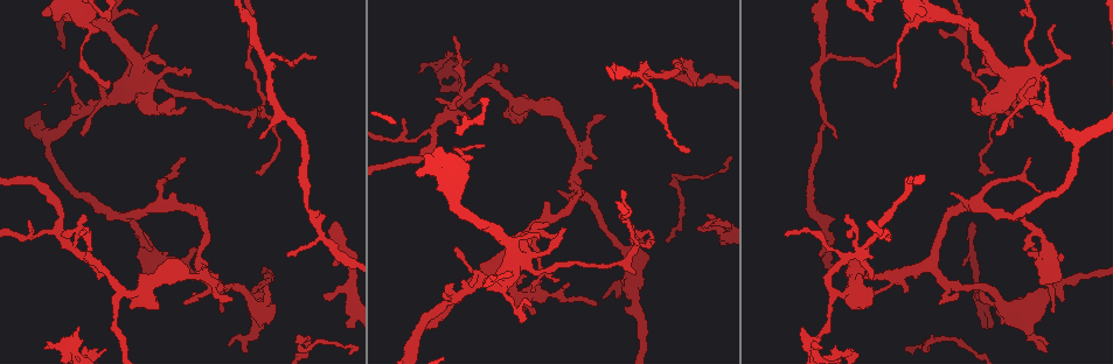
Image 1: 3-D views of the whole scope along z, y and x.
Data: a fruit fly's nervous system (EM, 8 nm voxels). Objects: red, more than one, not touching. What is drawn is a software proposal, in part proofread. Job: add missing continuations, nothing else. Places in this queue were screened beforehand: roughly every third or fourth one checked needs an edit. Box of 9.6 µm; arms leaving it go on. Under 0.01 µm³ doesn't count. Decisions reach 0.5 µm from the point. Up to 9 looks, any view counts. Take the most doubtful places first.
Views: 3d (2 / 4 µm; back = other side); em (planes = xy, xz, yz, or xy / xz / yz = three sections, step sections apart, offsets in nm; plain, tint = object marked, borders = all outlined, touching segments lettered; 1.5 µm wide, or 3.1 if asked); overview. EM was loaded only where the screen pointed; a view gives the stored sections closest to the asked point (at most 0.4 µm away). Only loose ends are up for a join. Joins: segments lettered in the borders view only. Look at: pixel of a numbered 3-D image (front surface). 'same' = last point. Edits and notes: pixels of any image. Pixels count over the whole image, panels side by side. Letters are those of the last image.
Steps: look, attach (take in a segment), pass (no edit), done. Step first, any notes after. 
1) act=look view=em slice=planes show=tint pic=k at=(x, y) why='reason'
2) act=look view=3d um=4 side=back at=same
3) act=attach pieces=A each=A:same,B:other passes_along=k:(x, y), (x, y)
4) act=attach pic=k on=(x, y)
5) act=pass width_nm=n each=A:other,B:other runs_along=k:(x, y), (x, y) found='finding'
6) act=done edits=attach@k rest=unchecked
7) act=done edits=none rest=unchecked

act=look view=3d um=2 pic=1 at=(333, 226) why='an open end'

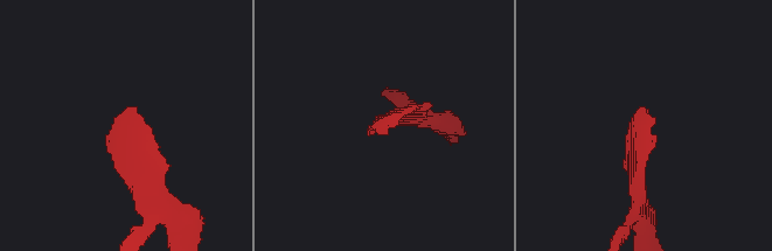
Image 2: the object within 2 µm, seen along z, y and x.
act=look view=em slice=planes show=borders pic=2 at=(114, 122)

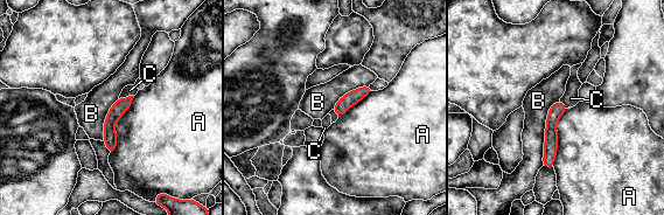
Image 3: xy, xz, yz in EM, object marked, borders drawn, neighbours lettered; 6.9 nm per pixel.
act=attach pieces=C width_nm=100 each=A:other,B:other,C:same passes_along=3:(116, 112), (126, 97), (130, 90) found='it goes on there'

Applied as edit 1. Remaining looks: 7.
act=look view=overview why='redraw'

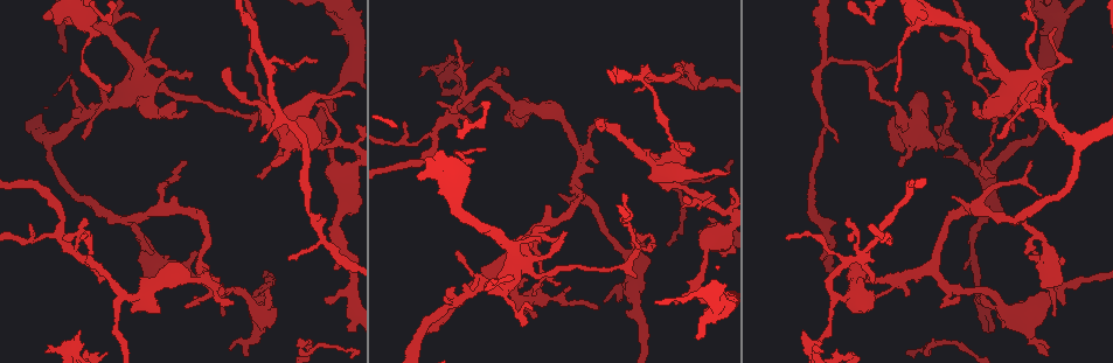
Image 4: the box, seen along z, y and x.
act=look view=em slice=planes show=tint pic=4 at=(290, 260) why='tapers out'

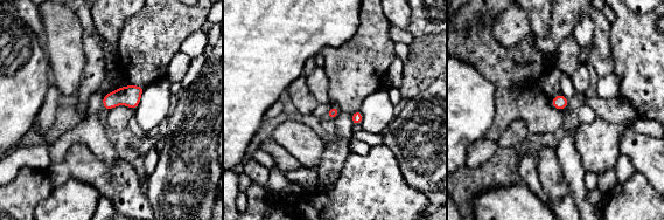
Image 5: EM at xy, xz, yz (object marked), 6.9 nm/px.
act=look view=em slice=planes show=borders at=same why='see the neighbours'

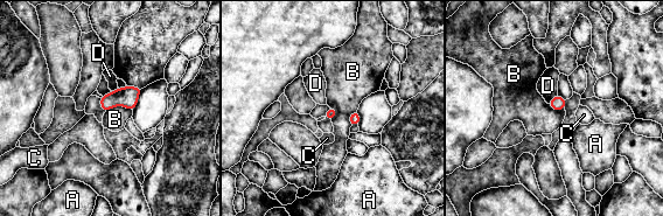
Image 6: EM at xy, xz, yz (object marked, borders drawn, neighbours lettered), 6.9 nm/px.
act=pass each=A:other,B:other,C:other,D:other border=6:(132, 110), (112, 106), (105, 112) found='none of them fits'

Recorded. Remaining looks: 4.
act=look view=3d um=2 pic=4 at=(989, 328)

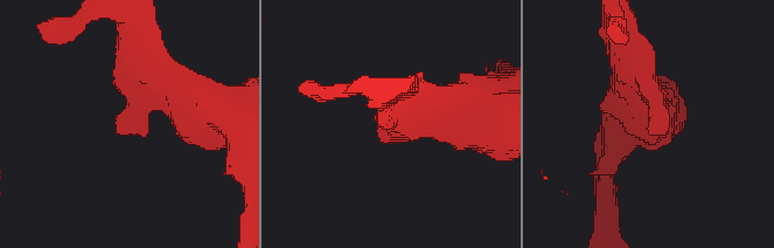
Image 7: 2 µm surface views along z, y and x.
act=look view=em slice=planes show=borders pic=7 at=(119, 132)

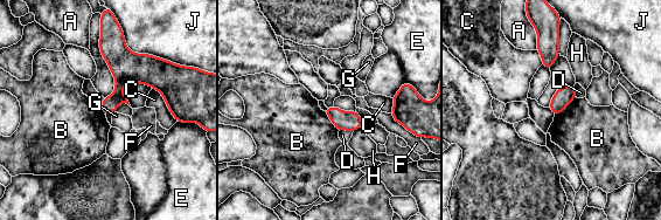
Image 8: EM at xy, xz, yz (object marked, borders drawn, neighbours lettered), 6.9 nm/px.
act=pass longest_contact=J:400nm each=A:other,B:other,C:other,D:other,E:other,F:other,G:other,H:other,J:other runs_along=8:(111, 40), (168, 91), (175, 112) found='no lettered segment goes on from it'

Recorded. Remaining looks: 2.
act=done edits=attach@3 rest=unchecked

